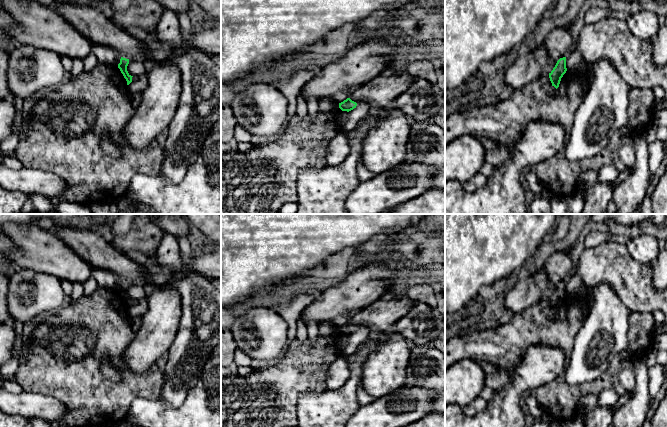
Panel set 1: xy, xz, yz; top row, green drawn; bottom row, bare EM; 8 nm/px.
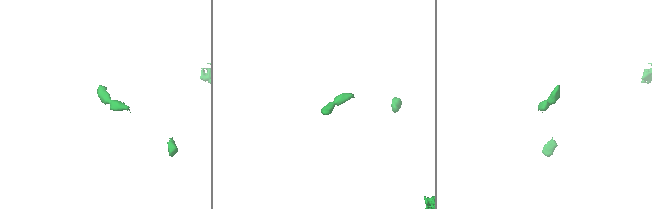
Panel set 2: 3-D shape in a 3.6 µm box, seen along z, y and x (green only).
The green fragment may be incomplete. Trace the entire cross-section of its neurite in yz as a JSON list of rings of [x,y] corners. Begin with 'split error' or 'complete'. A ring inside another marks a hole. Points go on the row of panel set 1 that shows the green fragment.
complete; [[[566,57],[560,58],[553,70],[549,73],[549,78],[552,83],[552,86],[554,86],[556,89],[559,87],[561,78],[566,73]]]

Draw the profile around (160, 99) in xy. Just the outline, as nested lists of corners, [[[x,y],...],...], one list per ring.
[[[146,63],[148,86],[142,101],[117,137],[125,149],[144,150],[157,140],[176,114],[181,97],[181,73],[173,64]]]

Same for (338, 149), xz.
[[[340,132],[329,143],[326,149],[326,167],[335,167],[344,162],[350,151],[348,138]]]

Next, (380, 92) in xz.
[[[408,72],[384,73],[355,88],[349,98],[357,104],[366,102],[375,108],[387,108],[416,80],[417,78]]]

